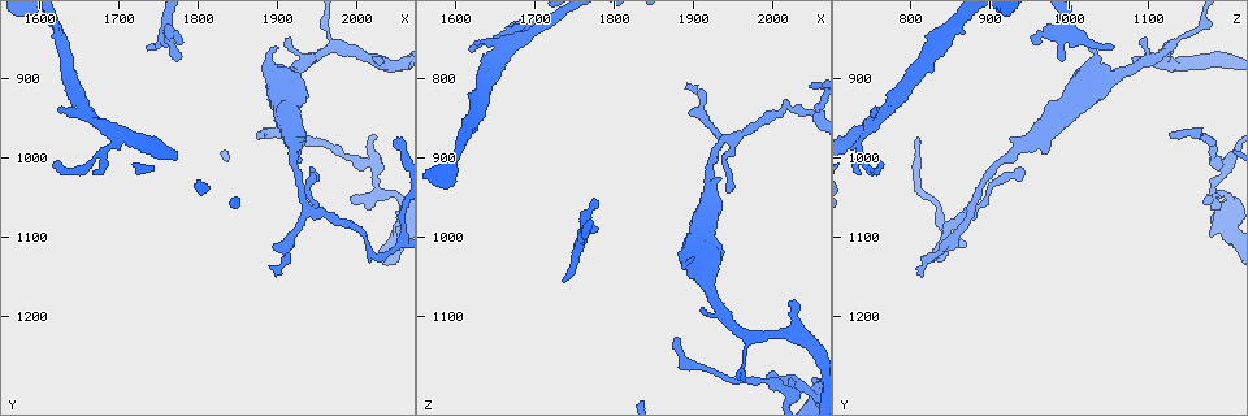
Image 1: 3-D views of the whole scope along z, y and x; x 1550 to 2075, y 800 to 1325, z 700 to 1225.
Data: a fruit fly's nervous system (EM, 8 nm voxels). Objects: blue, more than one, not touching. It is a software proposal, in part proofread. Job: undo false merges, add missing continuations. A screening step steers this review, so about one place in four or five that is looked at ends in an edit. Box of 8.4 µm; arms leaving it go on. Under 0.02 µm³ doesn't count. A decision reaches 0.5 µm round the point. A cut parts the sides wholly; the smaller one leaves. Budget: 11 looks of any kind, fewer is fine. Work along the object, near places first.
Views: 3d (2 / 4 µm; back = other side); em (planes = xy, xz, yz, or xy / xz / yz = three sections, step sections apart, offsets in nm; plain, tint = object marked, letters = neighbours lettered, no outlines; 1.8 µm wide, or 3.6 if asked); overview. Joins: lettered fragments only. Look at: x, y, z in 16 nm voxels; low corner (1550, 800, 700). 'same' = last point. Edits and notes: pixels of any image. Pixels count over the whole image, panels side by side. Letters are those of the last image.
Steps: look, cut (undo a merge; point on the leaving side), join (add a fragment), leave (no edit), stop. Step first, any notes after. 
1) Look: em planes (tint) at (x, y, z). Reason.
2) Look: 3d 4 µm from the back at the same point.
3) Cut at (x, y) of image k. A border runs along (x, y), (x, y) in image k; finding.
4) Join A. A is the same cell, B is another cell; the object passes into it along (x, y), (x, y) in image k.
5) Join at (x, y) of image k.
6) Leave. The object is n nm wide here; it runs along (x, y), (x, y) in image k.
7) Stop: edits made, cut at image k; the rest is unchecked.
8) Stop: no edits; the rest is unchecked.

Look: em planes (tint) at (1990, 1055, 1175).

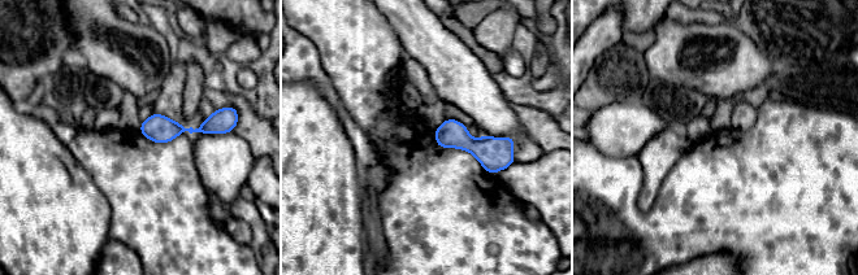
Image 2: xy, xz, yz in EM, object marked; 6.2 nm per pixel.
Look: em planes (letters) at the same point. What lies round it.

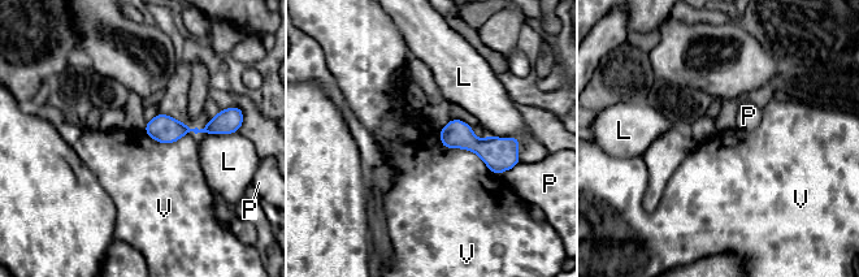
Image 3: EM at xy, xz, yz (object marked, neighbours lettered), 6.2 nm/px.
Leave. L, P and V are other cells; a border runs along (438, 131), (490, 172) in image 3; none of them fits.

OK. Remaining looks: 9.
Look: em 3.6 µm planes (plain) at (1880, 975, 1130). Long arm stops here.

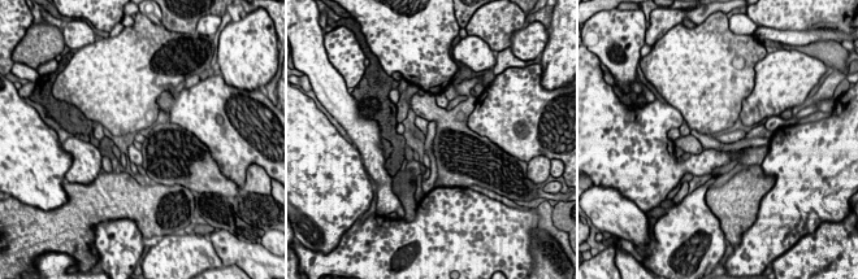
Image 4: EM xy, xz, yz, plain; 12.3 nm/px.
Look: em 3.6 µm planes (letters) at the same point. See the neighbours.

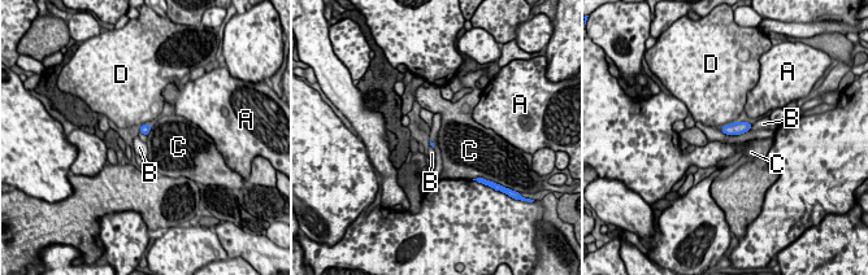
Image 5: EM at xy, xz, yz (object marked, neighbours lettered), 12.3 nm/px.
Leave. A, B, C and D are other cells; none of them fits.

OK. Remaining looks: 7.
Look: 3d 4 µm at (1975, 860, 1125). Thick turns thin.

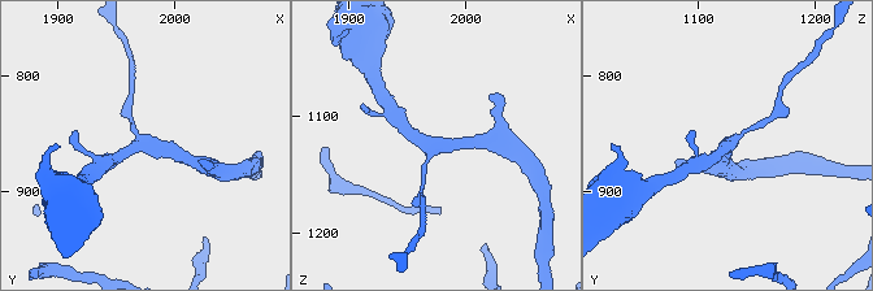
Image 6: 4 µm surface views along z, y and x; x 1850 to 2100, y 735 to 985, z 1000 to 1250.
Look: em planes (letters) at (1970, 862, 1126). 3 arms meet here.

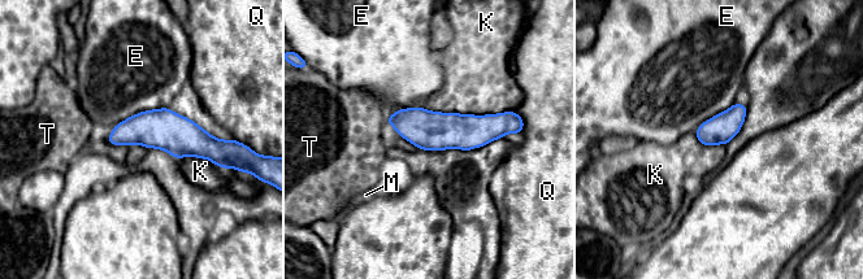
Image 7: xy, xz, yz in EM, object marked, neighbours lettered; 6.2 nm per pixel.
Leave. E, K, M, Q and T are other cells; a border runs along (423, 108), (472, 114), (512, 112) in image 7; all the same neuron.

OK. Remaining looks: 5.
Look: em planes (letters) at (1780, 855, 950). Free end.

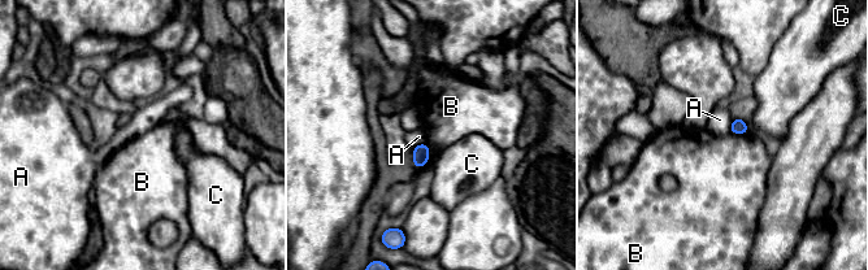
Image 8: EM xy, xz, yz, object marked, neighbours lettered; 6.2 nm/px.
Leave. The longest contact is with B, 180 nm; A, B and C are other cells; none of them fits.

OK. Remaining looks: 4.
Look: em xz step 4 (letters) at (1625, 855, 815). Thin end.

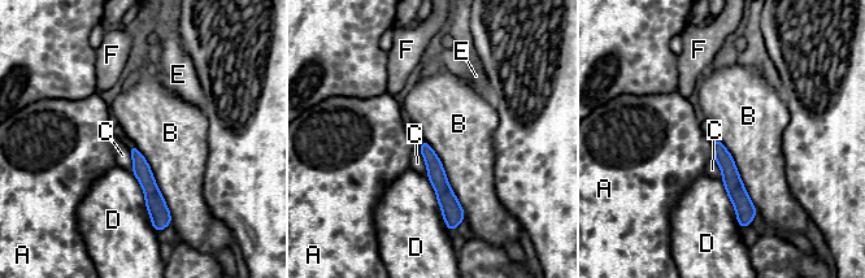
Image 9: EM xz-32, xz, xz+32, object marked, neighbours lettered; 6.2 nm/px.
Look: em planes (letters) at the same point.

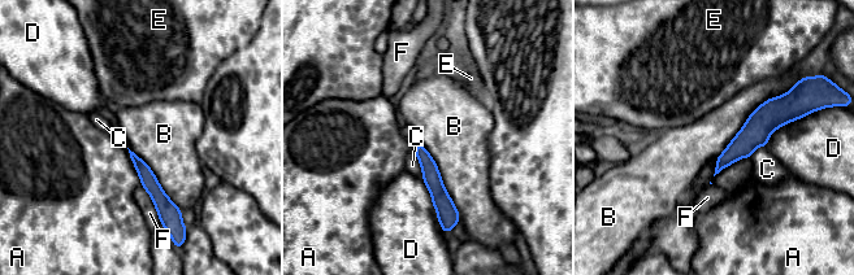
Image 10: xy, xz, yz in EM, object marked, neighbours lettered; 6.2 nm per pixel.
Leave. A, B, C, D, E and F are other cells; a border runs along (793, 87), (764, 100), (715, 158) in image 10; none of them fits.

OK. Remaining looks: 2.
Stop: no edits; the rest is unchecked.

